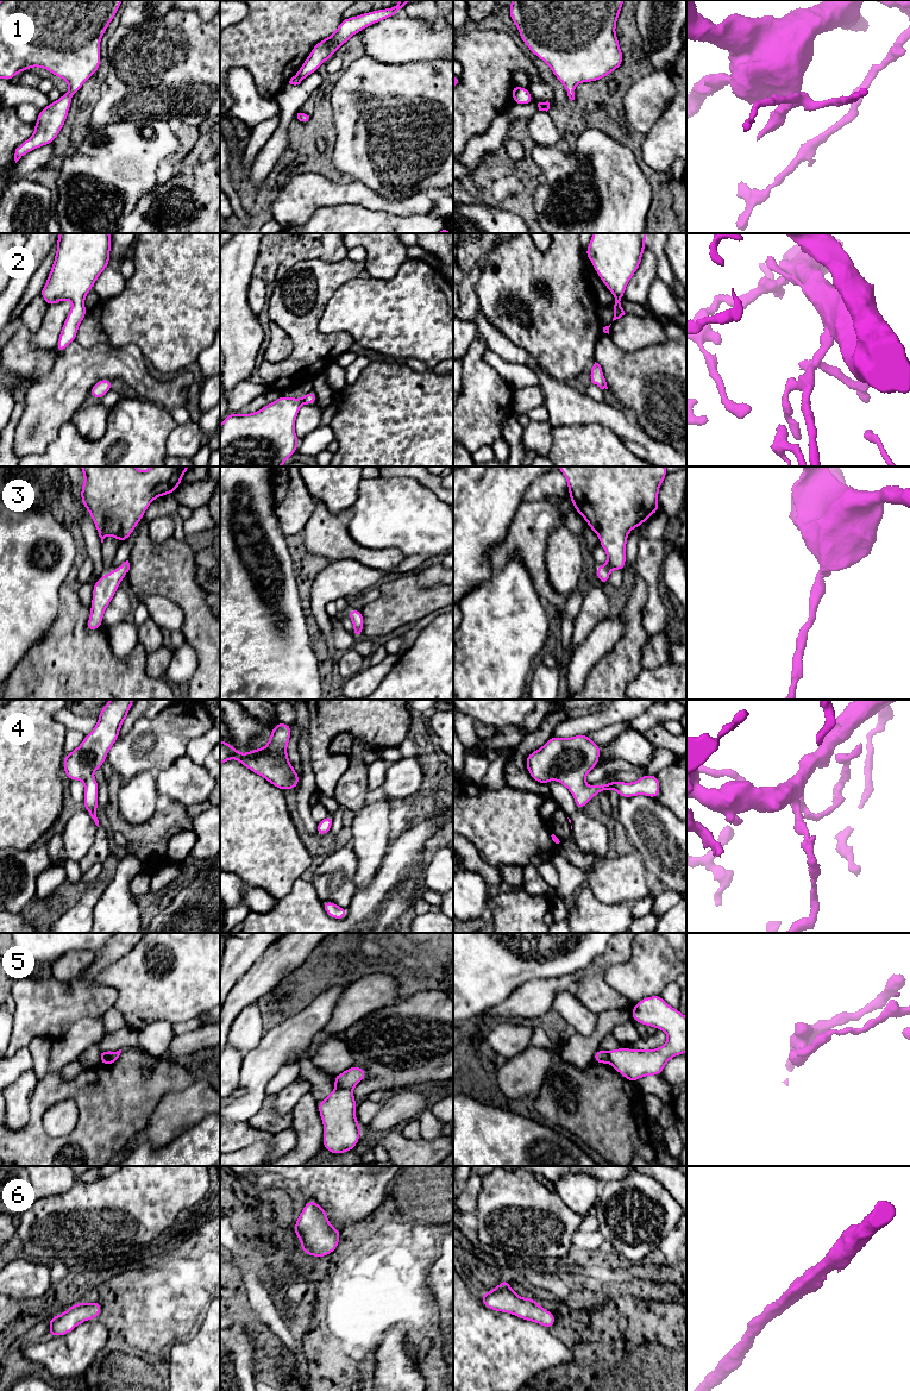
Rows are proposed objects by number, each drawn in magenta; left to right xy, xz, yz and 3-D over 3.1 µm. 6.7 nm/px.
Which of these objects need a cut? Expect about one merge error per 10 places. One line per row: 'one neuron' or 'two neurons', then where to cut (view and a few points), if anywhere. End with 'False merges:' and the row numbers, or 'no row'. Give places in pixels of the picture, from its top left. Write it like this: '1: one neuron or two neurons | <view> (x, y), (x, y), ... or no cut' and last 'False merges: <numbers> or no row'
1: one neuron | no cut
2: one neuron | no cut
3: one neuron | no cut
4: one neuron | no cut
5: two neurons | xz (337, 1086), (351, 1090)
6: one neuron | no cut
False merges: 5

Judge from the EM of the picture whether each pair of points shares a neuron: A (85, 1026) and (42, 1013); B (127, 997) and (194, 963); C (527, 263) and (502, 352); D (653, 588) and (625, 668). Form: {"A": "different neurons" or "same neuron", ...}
{"A": "different neurons", "B": "same neuron", "C": "different neurons", "D": "different neurons"}

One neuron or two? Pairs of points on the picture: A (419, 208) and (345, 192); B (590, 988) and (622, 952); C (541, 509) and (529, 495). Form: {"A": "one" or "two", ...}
{"A": "one", "B": "one", "C": "two"}

